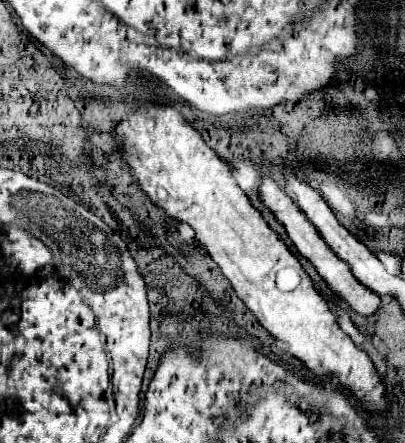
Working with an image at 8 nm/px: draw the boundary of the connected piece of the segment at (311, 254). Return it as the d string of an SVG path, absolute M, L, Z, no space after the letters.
M266 176L266 178L262 180L260 190L258 190L258 196L260 196L260 202L262 202L262 204L274 214L274 218L284 226L284 230L286 230L288 238L292 240L296 252L298 252L302 258L306 258L306 260L316 268L316 272L322 276L322 280L326 282L326 286L328 286L340 300L344 300L354 312L358 312L358 314L362 314L362 316L372 316L372 314L376 314L376 312L380 310L380 304L382 304L380 296L374 294L374 292L370 292L366 286L362 286L362 284L352 276L348 264L346 264L344 260L340 260L340 258L326 246L326 242L320 238L318 230L306 220L306 216L304 216L304 214L300 212L300 208L292 202L292 198L290 198L270 176Z

